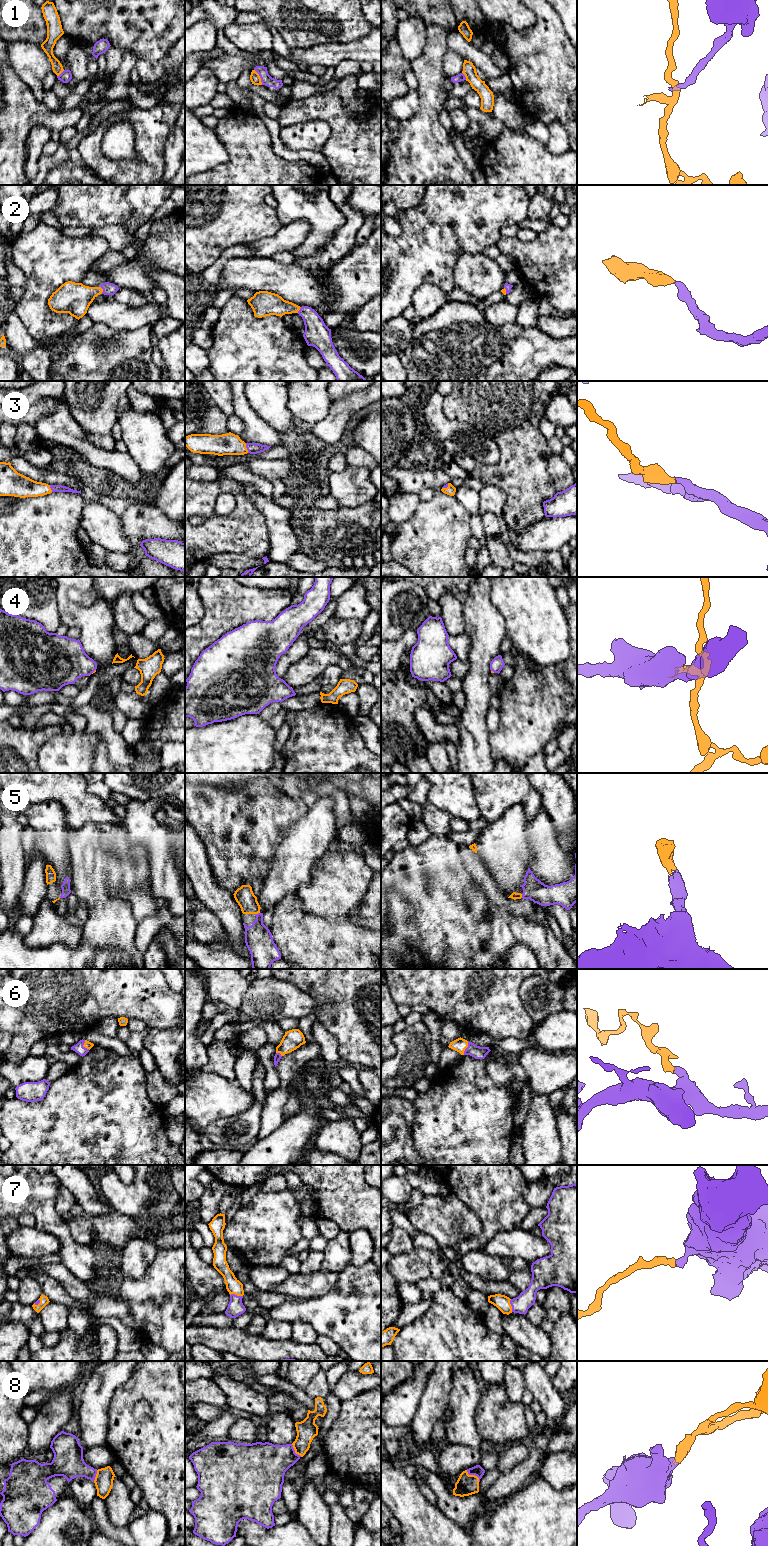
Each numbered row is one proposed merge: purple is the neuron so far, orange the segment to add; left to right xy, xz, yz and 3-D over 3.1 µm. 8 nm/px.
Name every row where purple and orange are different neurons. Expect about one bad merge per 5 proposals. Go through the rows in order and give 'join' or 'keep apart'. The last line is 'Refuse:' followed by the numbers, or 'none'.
1: keep apart
2: join
3: join
4: join
5: join
6: join
7: join
8: join
Refuse: 1

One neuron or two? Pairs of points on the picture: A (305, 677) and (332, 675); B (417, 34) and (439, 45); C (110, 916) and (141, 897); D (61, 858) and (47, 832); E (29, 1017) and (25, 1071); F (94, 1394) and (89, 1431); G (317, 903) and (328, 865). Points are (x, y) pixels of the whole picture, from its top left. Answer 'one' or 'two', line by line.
A: two
B: two
C: two
D: one
E: two
F: one
G: one

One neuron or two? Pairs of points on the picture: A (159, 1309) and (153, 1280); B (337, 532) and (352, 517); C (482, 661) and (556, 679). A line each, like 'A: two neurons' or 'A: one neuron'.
A: one neuron
B: one neuron
C: two neurons

